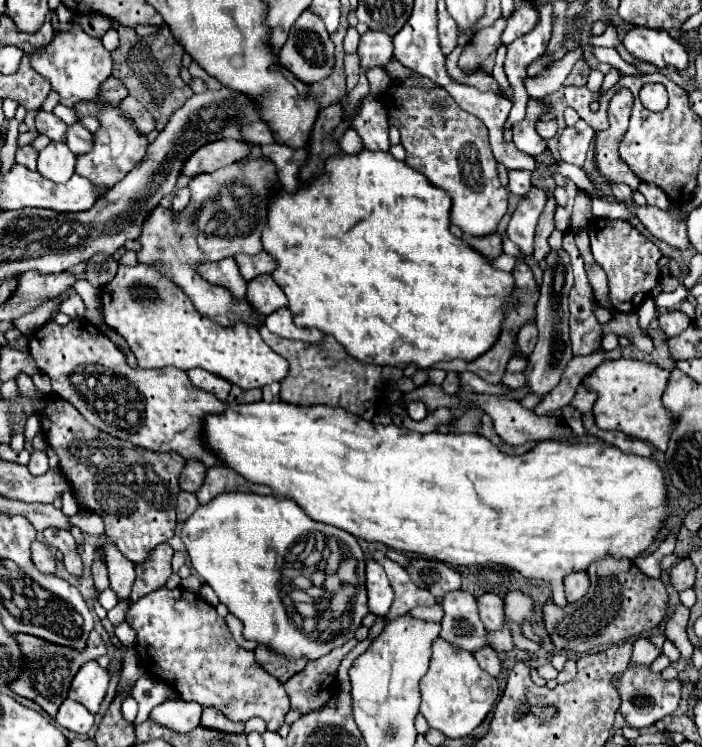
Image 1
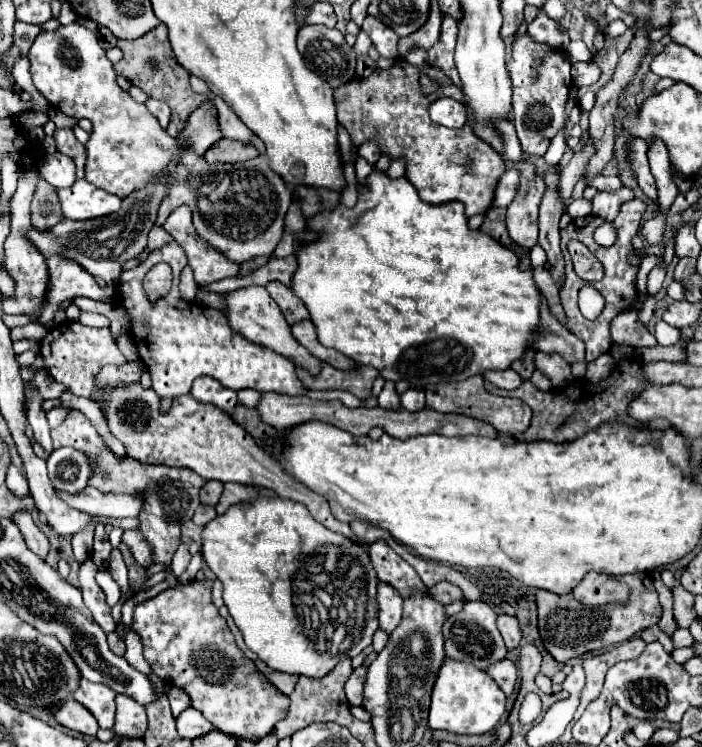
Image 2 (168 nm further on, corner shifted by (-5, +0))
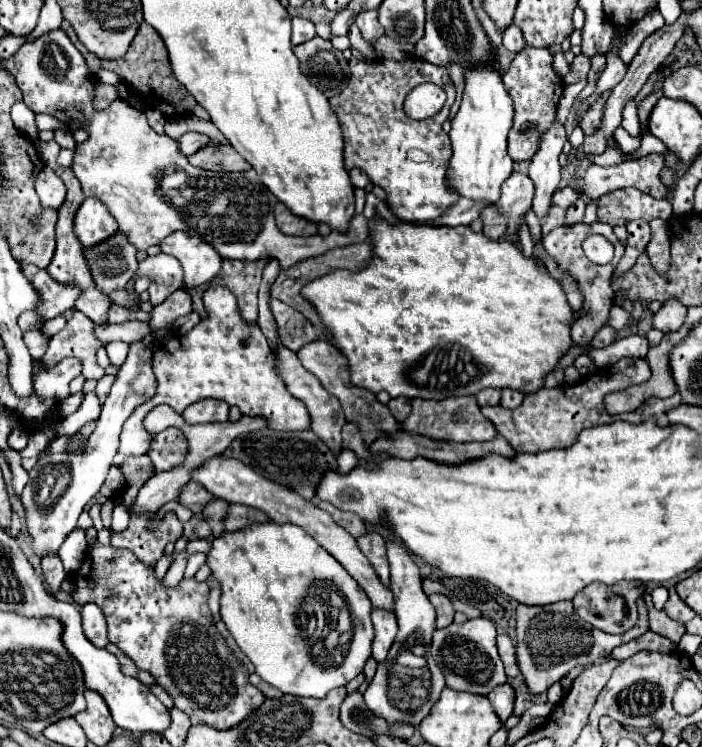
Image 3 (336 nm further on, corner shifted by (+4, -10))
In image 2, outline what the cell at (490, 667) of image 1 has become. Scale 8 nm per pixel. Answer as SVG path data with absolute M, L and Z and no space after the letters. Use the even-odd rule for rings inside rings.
M501 660L497 664L493 664L487 674L499 684L499 688L505 692L505 696L511 696L517 684L517 668L511 660Z

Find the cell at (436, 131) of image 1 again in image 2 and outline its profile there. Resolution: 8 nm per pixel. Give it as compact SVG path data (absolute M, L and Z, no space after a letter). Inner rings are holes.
M397 58L389 70L373 72L367 78L355 78L335 90L339 124L349 132L351 142L359 148L365 140L373 140L381 154L389 160L405 160L405 178L415 186L419 198L427 204L461 202L465 216L485 214L491 208L493 192L499 176L507 170L505 162L489 144L473 134L467 126L453 130L435 124L429 118L429 106L439 98L463 100L463 92L451 82L441 68L425 64L417 68L407 60ZM419 74L427 74L441 82L441 90L429 96L421 94Z

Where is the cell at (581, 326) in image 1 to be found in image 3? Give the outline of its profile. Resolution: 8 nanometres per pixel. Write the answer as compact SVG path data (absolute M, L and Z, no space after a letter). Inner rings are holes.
M594 222L594 224L574 224L574 226L560 226L560 228L554 228L550 234L546 234L546 236L542 238L542 246L544 246L544 250L548 252L548 256L558 264L558 268L562 268L564 272L568 272L568 274L576 280L578 290L580 290L580 294L584 296L582 312L586 312L586 314L582 314L580 318L574 320L572 330L570 330L570 336L572 336L572 340L574 340L576 344L588 346L588 344L592 342L594 334L608 322L608 314L610 314L610 308L612 308L612 304L614 304L612 272L614 272L618 260L620 260L622 254L624 254L624 246L622 246L620 240L616 238L614 228L612 228L610 224L604 224L604 222ZM592 232L594 232L594 234L606 236L606 238L614 244L614 248L616 248L614 260L612 260L610 264L606 264L606 266L598 266L598 264L590 262L590 260L584 256L584 252L582 252L582 246L580 246L580 244L582 244L582 240L584 240L586 236L590 236Z

